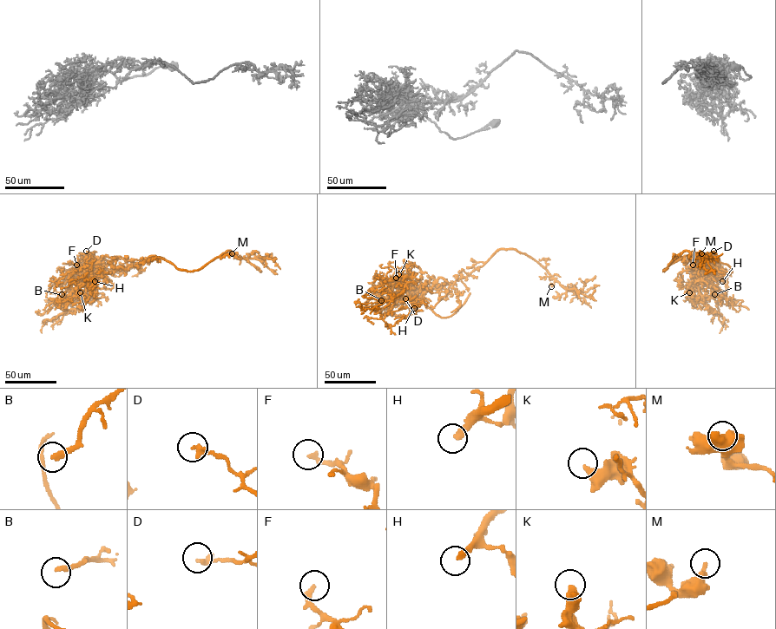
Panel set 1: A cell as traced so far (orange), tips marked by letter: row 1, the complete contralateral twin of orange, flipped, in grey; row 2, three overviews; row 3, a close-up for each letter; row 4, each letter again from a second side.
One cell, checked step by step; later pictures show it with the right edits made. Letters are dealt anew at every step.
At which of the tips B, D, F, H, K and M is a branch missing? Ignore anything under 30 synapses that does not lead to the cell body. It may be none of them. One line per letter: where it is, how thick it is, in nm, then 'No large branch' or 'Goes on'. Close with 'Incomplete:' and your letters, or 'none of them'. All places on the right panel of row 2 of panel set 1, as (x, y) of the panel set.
B: Place: (714, 294). Thickness 260 nm. Goes on
D: Place: (713, 251). Thickness 280 nm. No large branch
F: Place: (693, 265). Thickness 190 nm. No large branch
H: Place: (722, 281). Thickness 320 nm. Goes on
K: Place: (689, 292). Thickness 400 nm. No large branch
M: Place: (701, 253). Thickness 360 nm. No large branch
Incomplete: B, H

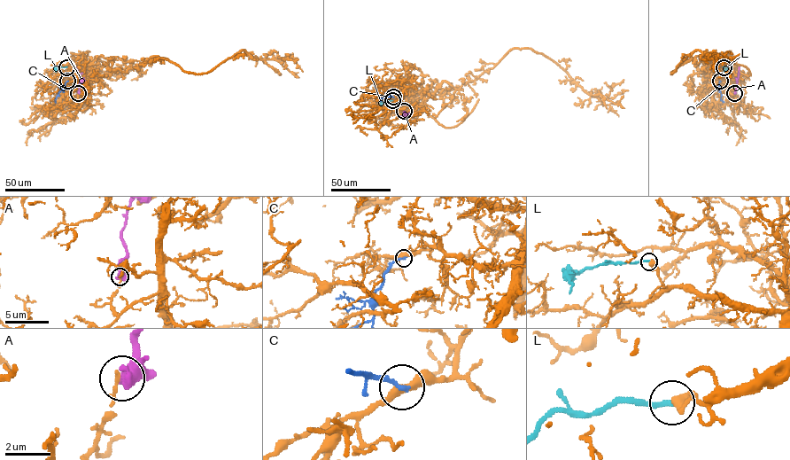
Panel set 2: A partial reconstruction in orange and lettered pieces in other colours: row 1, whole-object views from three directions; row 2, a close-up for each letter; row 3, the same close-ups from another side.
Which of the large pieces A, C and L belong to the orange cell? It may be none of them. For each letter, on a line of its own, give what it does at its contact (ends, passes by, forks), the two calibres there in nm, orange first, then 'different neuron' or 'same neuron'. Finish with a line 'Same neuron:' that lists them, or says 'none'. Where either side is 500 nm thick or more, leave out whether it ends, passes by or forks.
A: it forks | 130/400 nm | different neuron
C: it ends | 400/240 nm | different neuron
L: it ends | 440/220 nm | different neuron
Same neuron: none

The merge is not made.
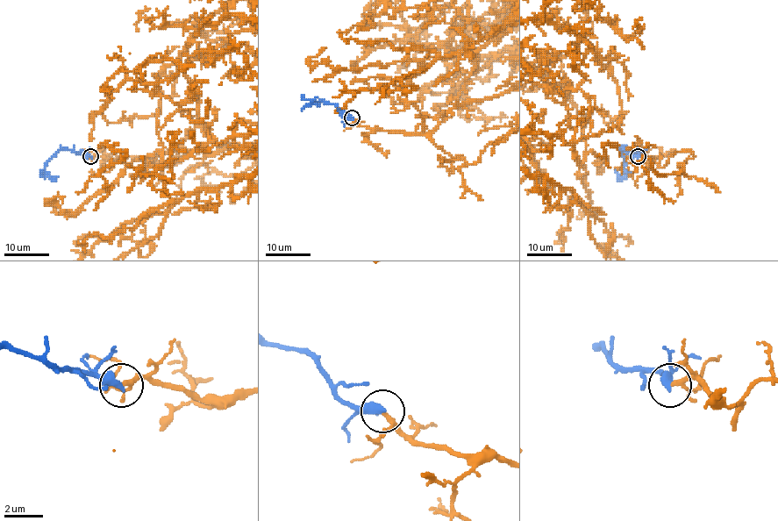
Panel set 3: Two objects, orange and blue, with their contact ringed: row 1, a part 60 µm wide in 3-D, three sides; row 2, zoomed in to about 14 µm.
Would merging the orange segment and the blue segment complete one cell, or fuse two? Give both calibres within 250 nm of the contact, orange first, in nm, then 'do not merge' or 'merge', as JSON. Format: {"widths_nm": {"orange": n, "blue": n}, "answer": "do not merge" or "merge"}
{"widths_nm": {"orange": 190, "blue": 480}, "answer": "merge"}

